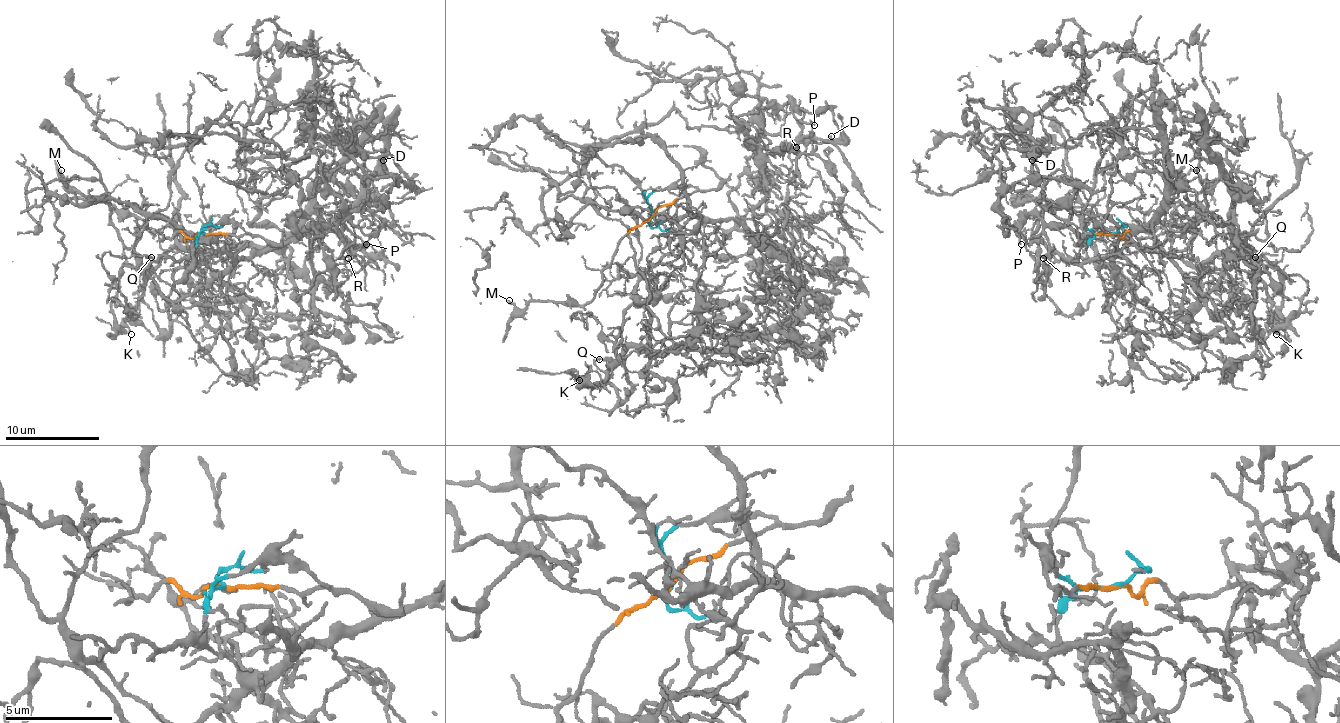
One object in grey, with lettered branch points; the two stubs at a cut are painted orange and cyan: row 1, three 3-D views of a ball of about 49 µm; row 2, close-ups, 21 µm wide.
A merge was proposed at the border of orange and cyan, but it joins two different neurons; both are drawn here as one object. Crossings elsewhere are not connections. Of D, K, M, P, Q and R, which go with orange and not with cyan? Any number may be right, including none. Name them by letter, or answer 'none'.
M

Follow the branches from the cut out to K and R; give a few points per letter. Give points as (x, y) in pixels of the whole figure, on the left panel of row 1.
K: (203, 232), (194, 256), (255, 298), (248, 336), (300, 312), (286, 247), (170, 249), (126, 322), (130, 334)
R: (203, 232), (194, 256), (213, 270), (229, 270), (290, 242), (309, 225), (335, 263), (349, 258)

